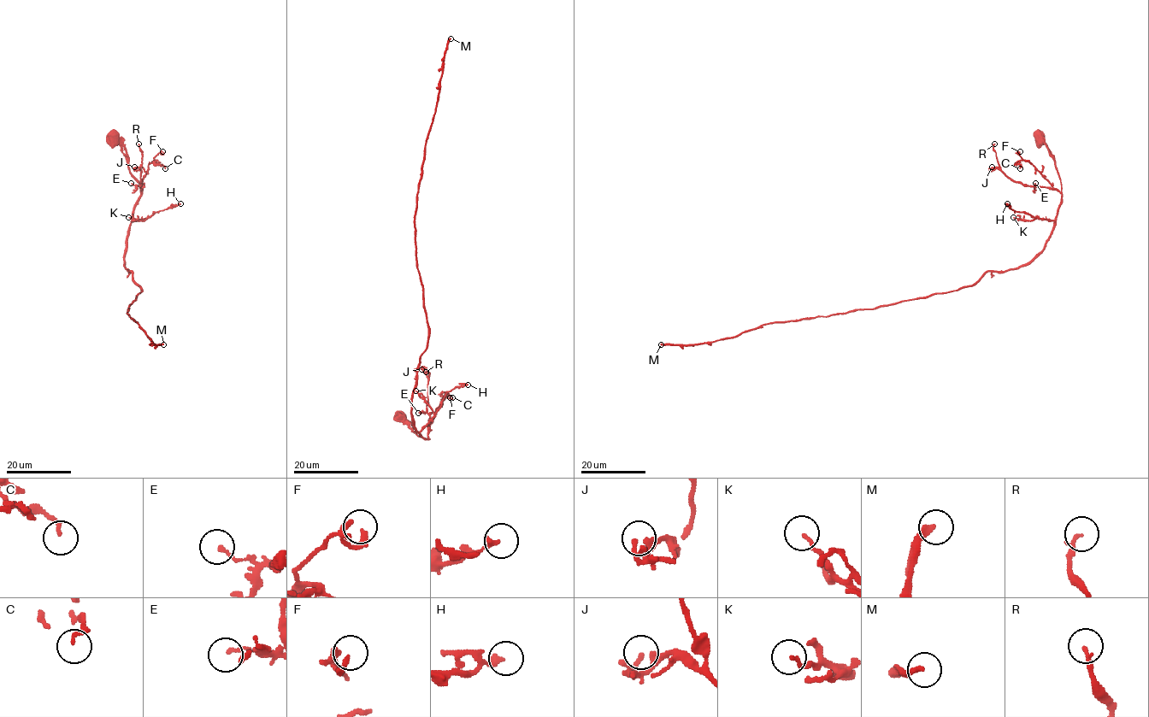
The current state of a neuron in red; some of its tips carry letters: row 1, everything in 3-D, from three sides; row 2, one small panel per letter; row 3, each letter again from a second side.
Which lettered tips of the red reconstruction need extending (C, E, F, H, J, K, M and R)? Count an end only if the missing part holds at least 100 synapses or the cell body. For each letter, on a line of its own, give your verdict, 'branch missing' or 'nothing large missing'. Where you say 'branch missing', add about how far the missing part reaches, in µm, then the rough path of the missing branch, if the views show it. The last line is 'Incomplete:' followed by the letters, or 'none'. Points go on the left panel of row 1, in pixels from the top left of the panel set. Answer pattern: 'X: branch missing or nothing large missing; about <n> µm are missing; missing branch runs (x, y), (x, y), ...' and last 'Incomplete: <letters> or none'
C: nothing large missing
E: nothing large missing
F: nothing large missing
H: nothing large missing
J: nothing large missing
K: nothing large missing
M: branch missing; about 140 µm are missing; missing branch runs (163, 344), (186, 319), (209, 279), (220, 246), (220, 134), (232, 91), (223, 14), (236, 2)
R: nothing large missing
Incomplete: M

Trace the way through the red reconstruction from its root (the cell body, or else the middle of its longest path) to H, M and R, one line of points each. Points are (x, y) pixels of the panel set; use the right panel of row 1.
H: (1040, 136), (1054, 158), (1060, 180), (1061, 203), (1057, 217), (1054, 220), (1032, 217), (1011, 209), (1007, 203)
M: (1040, 136), (1054, 158), (1061, 203), (1045, 248), (1024, 265), (874, 308), (763, 324), (697, 344), (661, 344)
R: (1040, 136), (1054, 158), (1060, 180), (1060, 192), (1011, 181), (1000, 168), (992, 149), (994, 143)

